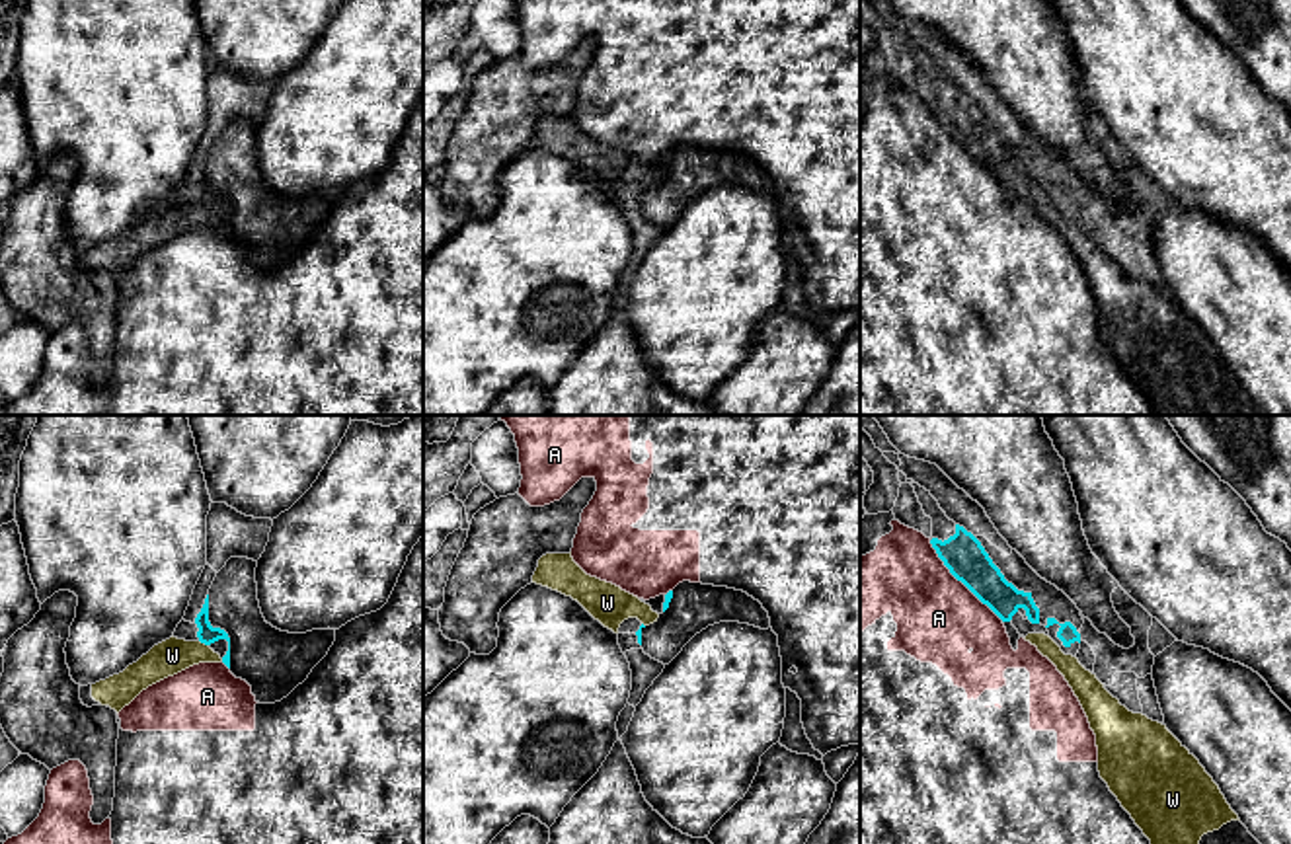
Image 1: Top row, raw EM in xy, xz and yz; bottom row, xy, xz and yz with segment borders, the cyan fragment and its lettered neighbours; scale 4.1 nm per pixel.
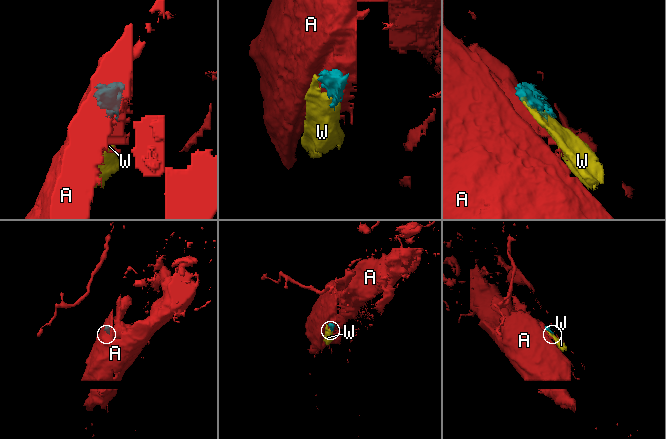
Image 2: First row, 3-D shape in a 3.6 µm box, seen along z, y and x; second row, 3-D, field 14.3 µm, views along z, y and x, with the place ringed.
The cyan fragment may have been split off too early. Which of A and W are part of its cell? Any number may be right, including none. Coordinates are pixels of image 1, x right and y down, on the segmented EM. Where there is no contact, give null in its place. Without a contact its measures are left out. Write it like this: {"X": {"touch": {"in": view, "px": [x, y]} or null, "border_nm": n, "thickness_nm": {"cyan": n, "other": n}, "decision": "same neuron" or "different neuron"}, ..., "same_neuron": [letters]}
{"A": {"touch": {"in": "yz", "px": [962, 581]}, "border_nm": 460, "thickness_nm": {"cyan": 170, "other": 360}, "decision": "different neuron"}, "W": {"touch": {"in": "xy", "px": [203, 642]}, "border_nm": 50, "thickness_nm": {"cyan": 80, "other": 140}, "decision": "same neuron"}, "same_neuron": ["W"]}

